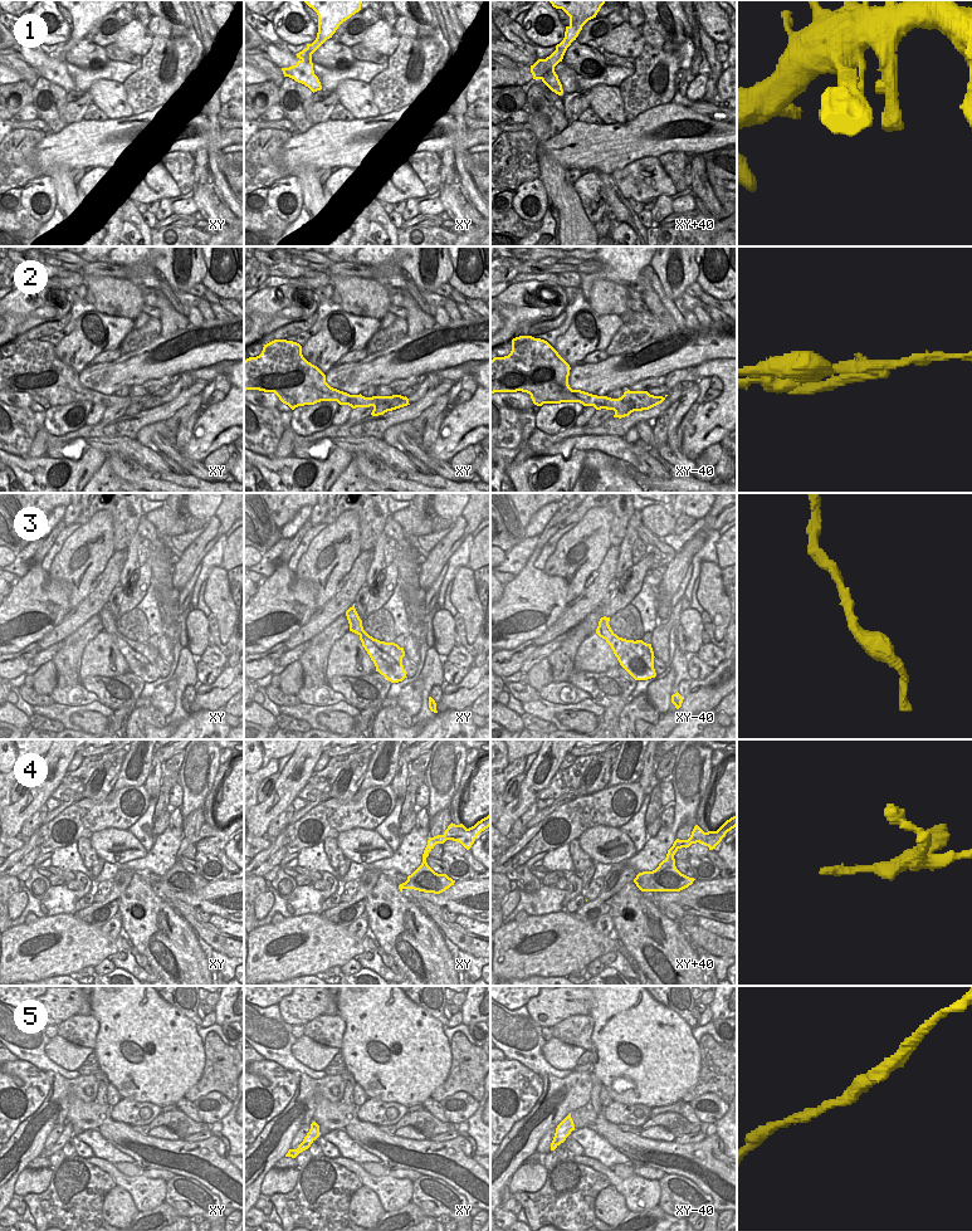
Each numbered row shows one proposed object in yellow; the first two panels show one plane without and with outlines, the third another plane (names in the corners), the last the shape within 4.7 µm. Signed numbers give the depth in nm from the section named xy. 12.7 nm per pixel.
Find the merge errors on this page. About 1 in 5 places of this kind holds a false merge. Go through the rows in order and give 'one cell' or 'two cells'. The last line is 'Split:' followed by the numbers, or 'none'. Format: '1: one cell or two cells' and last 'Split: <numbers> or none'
1: two cells
2: one cell
3: one cell
4: one cell
5: one cell
Split: 1

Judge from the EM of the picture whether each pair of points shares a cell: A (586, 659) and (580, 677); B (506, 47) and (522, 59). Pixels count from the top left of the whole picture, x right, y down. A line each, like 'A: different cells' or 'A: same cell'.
A: different cells
B: same cell

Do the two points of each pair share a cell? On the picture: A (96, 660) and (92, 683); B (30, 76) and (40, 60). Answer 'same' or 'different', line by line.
A: different
B: different

